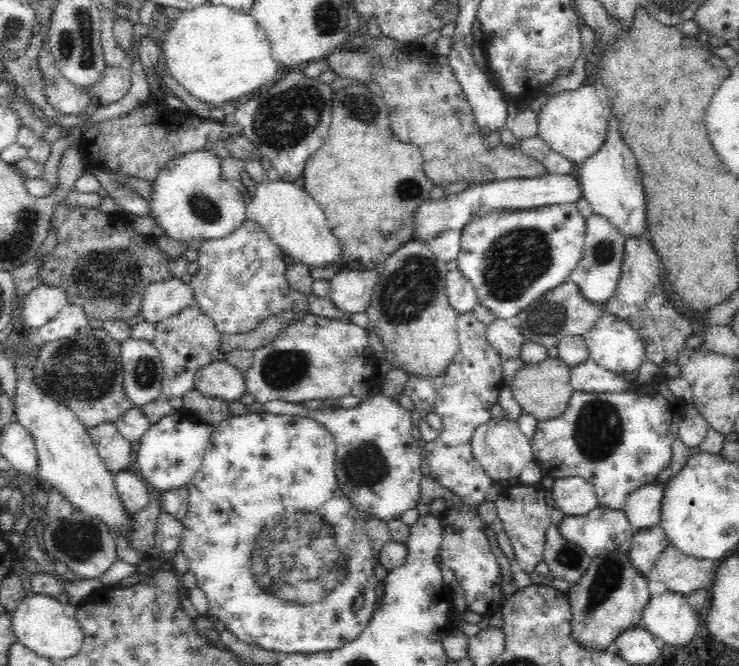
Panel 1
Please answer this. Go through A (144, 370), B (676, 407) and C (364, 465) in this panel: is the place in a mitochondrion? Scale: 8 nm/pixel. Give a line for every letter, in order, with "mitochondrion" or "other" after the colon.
A: mitochondrion
B: other
C: mitochondrion

